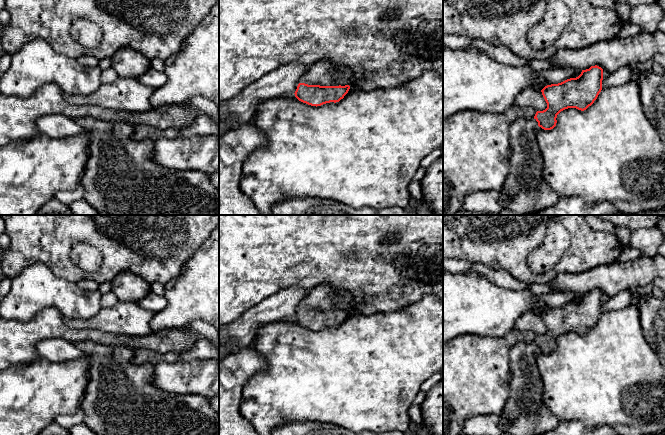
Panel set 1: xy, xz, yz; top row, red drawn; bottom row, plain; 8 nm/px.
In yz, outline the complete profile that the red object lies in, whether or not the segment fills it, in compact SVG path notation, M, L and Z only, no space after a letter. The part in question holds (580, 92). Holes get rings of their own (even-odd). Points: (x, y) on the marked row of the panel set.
M595 65L591 66L589 69L582 70L581 74L576 78L570 78L558 84L547 85L541 90L542 95L547 103L547 108L543 111L537 111L532 119L520 117L513 122L510 127L511 155L509 158L509 172L503 188L511 200L509 202L502 203L504 209L508 209L518 214L529 214L539 212L556 204L559 199L559 195L550 187L544 178L543 159L538 147L538 142L536 140L537 127L539 126L544 130L553 129L557 123L557 115L565 109L576 108L581 111L586 110L594 103L599 93L601 92L602 80L603 69Z

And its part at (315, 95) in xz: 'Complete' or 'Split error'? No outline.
Split error

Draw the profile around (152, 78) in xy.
M150 68L138 78L138 81L154 90L162 87L167 82L167 76L163 71Z

